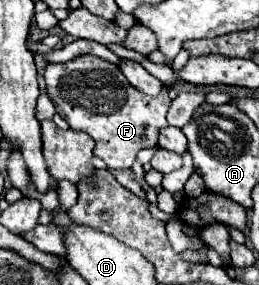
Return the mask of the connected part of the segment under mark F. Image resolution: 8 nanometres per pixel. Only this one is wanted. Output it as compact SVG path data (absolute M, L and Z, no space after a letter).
M78 56L70 62L48 64L44 80L56 112L72 130L82 130L94 138L94 154L100 156L110 170L128 170L134 164L138 150L154 148L158 144L158 130L168 126L168 90L156 98L142 96L142 92L128 84L116 64L102 58Z

